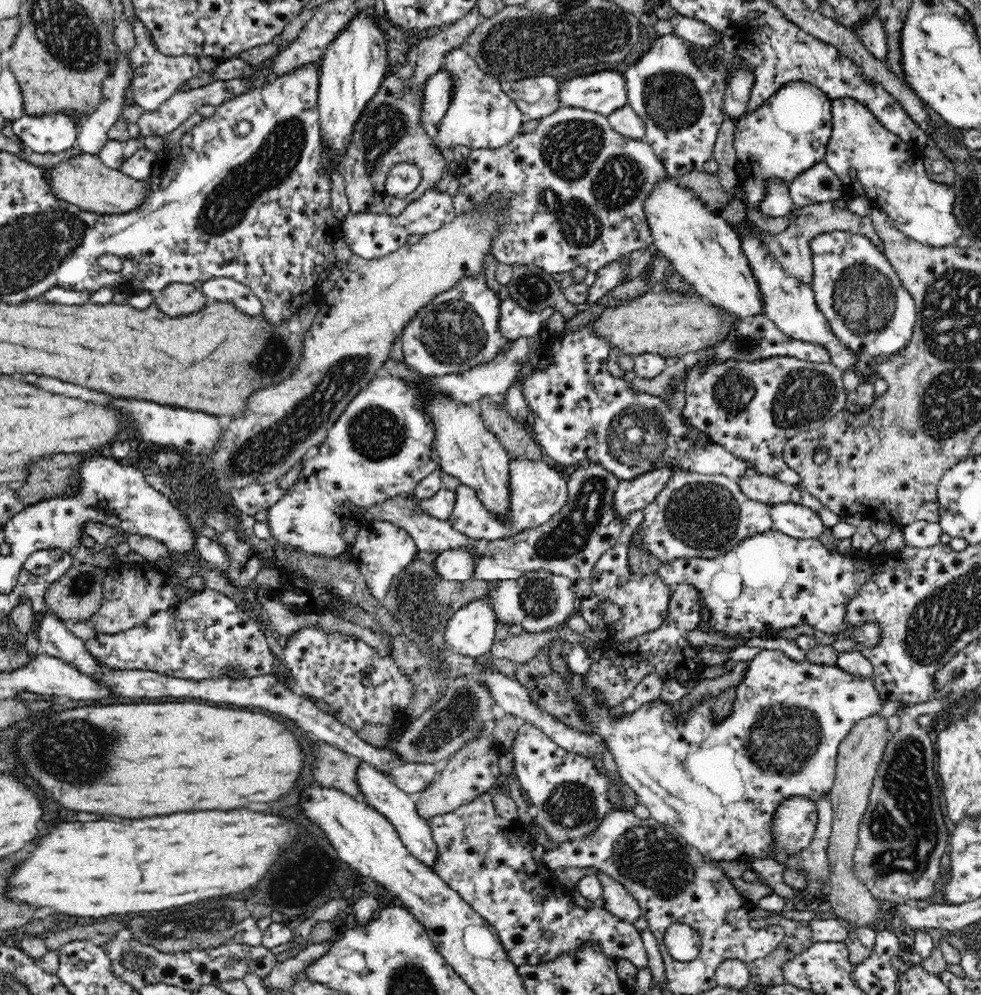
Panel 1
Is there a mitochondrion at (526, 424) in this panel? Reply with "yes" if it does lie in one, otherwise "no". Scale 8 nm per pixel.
no

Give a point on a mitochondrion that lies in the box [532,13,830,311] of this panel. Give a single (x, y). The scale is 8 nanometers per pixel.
(575, 150)

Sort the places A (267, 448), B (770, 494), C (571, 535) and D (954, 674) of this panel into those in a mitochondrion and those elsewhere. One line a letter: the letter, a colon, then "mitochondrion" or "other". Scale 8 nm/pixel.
A: mitochondrion
B: other
C: mitochondrion
D: mitochondrion

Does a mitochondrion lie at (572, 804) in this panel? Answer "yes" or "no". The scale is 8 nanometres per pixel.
yes

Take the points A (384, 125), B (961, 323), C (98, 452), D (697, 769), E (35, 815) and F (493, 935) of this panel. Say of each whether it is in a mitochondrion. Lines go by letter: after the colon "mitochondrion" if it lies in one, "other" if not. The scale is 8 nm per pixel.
A: mitochondrion
B: mitochondrion
C: other
D: other
E: other
F: other

